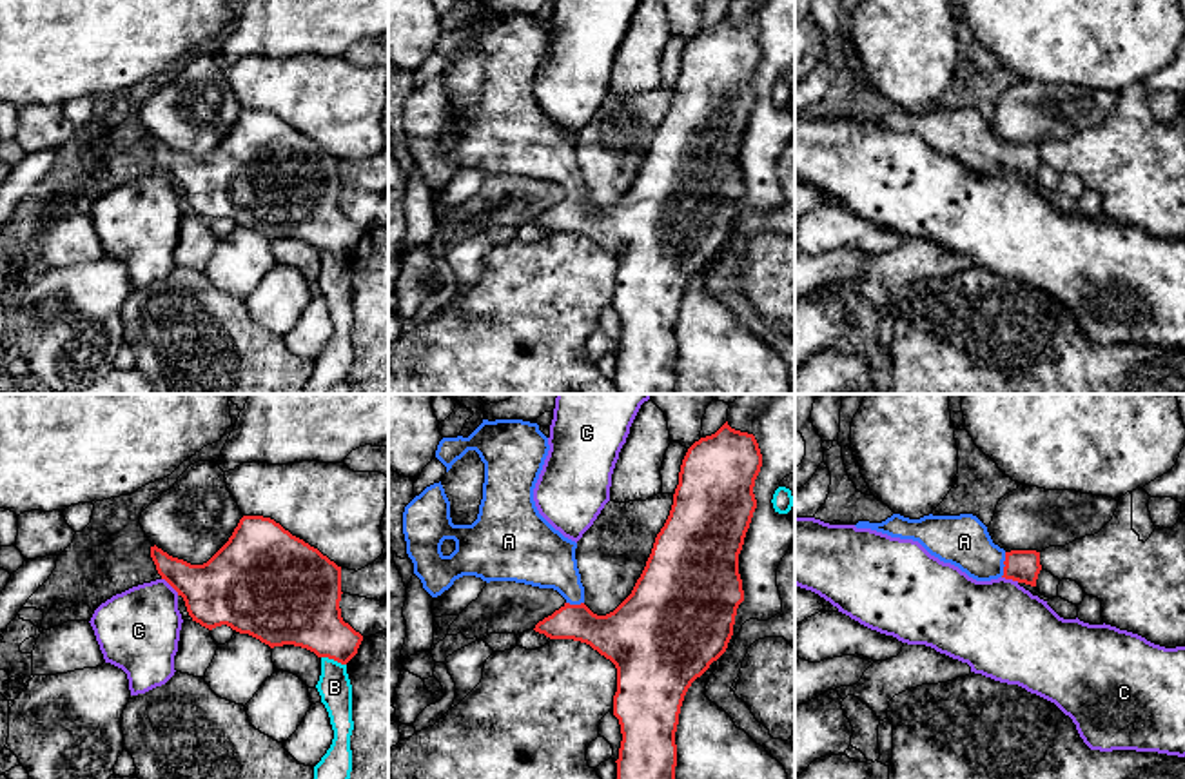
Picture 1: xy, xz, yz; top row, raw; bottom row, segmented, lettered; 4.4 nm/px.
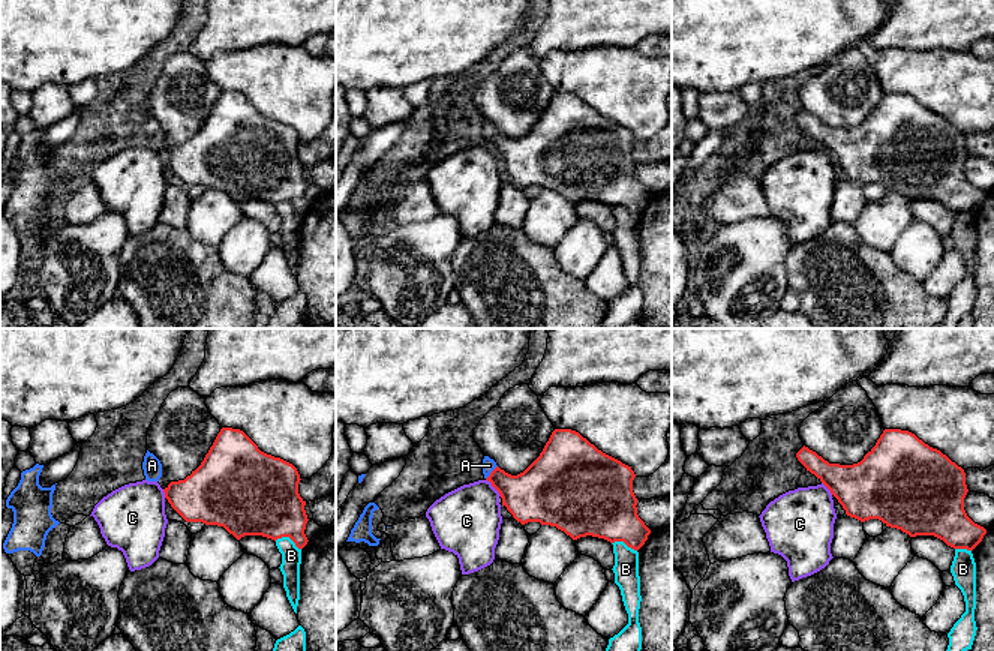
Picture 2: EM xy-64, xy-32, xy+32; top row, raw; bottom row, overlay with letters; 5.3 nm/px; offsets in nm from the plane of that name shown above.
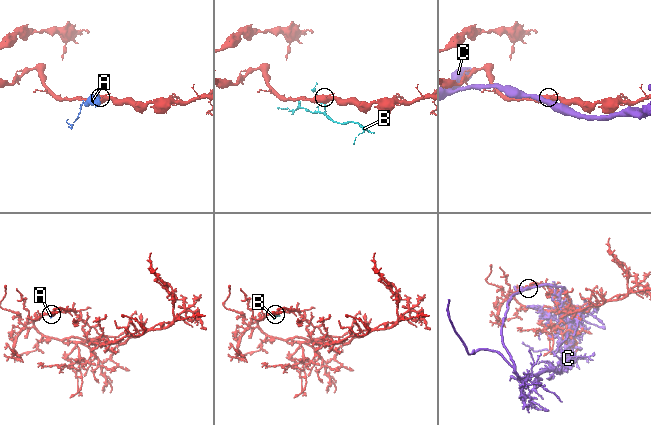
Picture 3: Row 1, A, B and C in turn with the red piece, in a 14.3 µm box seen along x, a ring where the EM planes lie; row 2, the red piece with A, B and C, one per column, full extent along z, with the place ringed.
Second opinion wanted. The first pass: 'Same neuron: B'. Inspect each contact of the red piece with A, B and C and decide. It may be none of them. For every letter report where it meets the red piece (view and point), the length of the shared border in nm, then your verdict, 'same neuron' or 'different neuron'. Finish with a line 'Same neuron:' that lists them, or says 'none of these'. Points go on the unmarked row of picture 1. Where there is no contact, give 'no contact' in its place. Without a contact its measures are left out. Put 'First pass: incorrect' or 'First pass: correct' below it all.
A: yz (1004, 157) | 110 nm | same neuron
B: xy (334, 253) | 120 nm | different neuron
C: xy (171, 178) | 110 nm | different neuron
Same neuron: A
First pass: incorrect

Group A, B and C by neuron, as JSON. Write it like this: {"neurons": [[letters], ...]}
{"neurons": [["A"], ["B"], ["C"]]}

